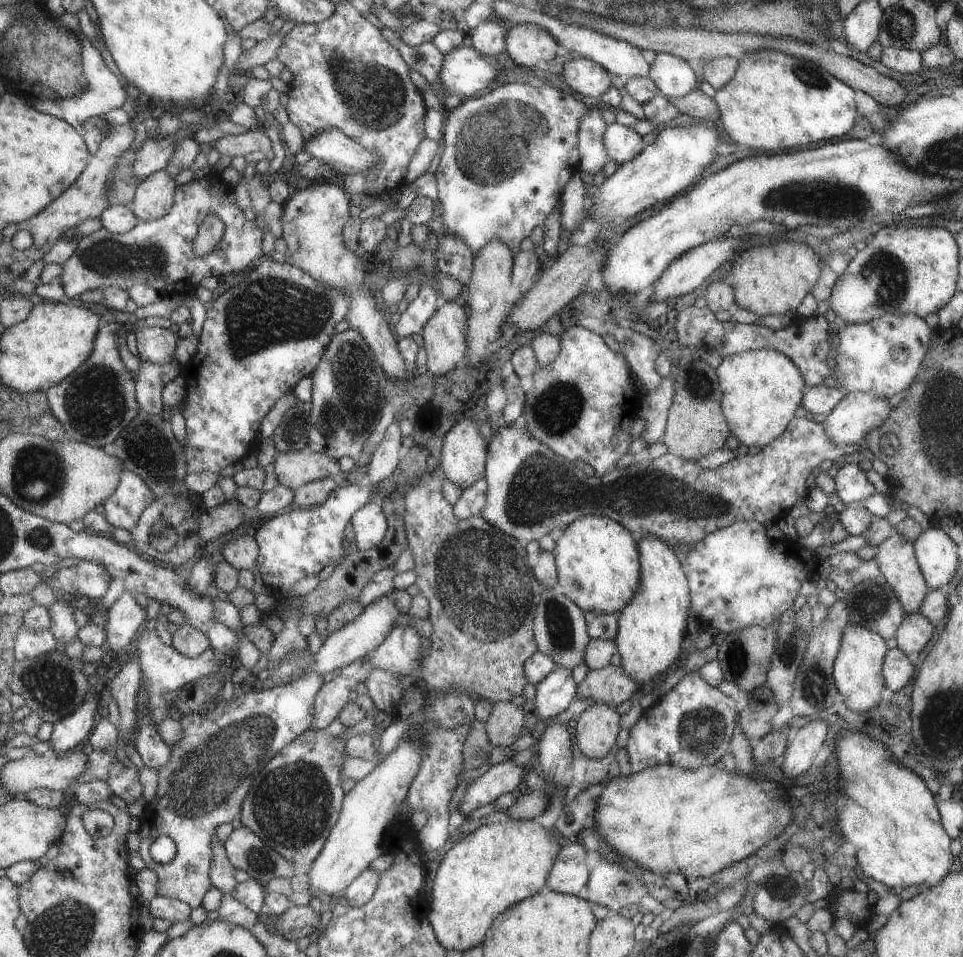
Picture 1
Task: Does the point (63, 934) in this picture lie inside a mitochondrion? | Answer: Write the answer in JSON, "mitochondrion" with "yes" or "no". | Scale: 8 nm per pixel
{"mitochondrion":"yes"}

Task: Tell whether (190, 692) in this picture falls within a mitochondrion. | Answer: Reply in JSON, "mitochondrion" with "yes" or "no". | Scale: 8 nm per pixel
{"mitochondrion":"no"}

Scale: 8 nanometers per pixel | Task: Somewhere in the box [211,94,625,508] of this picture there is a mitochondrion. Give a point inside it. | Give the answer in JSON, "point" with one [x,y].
{"point":[269,310]}

